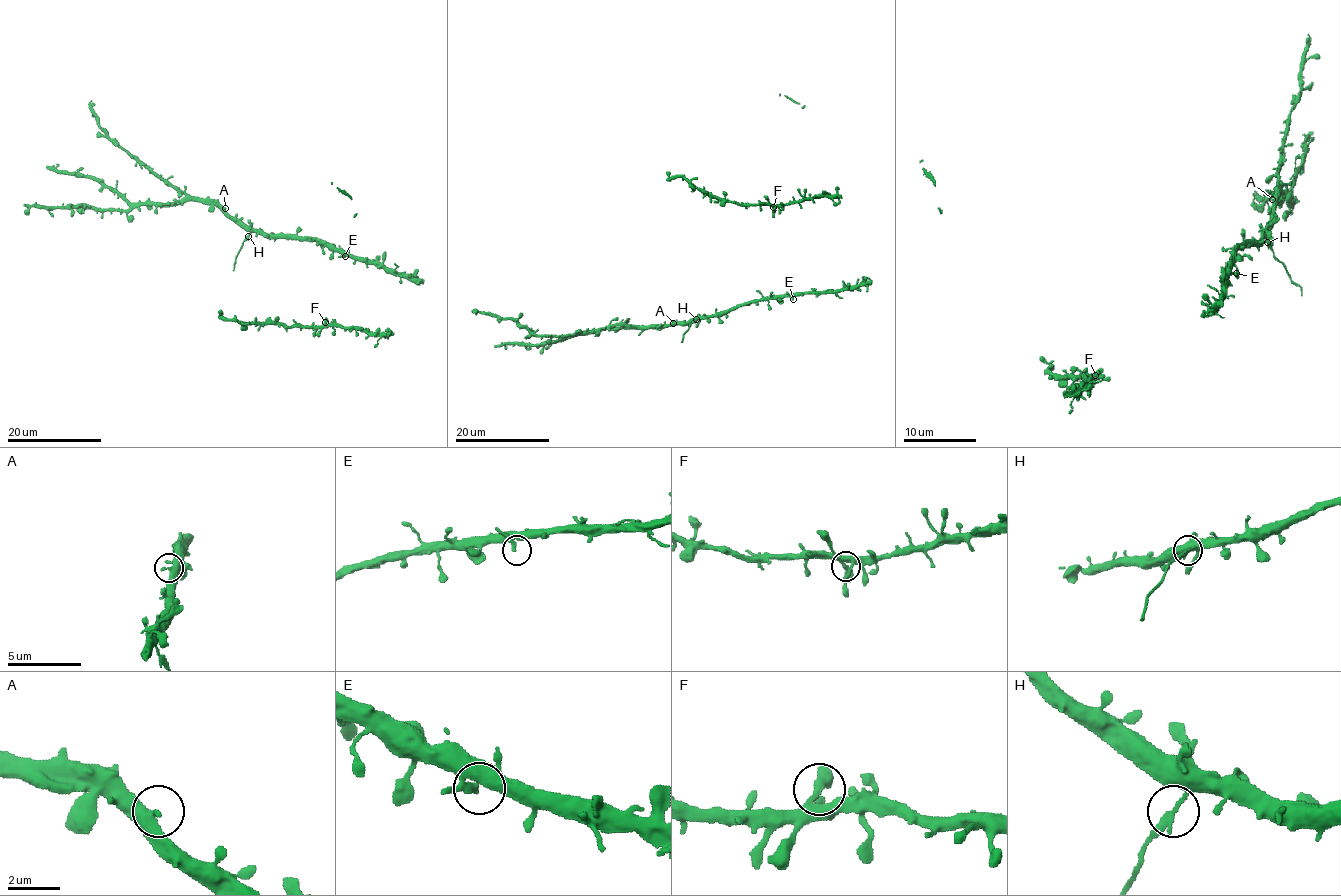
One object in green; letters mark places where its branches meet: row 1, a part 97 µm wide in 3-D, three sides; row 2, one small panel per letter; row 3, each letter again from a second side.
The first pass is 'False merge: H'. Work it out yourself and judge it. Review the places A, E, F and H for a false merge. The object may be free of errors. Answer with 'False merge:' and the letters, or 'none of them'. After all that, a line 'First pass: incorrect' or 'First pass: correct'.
False merge: H
First pass: correct

